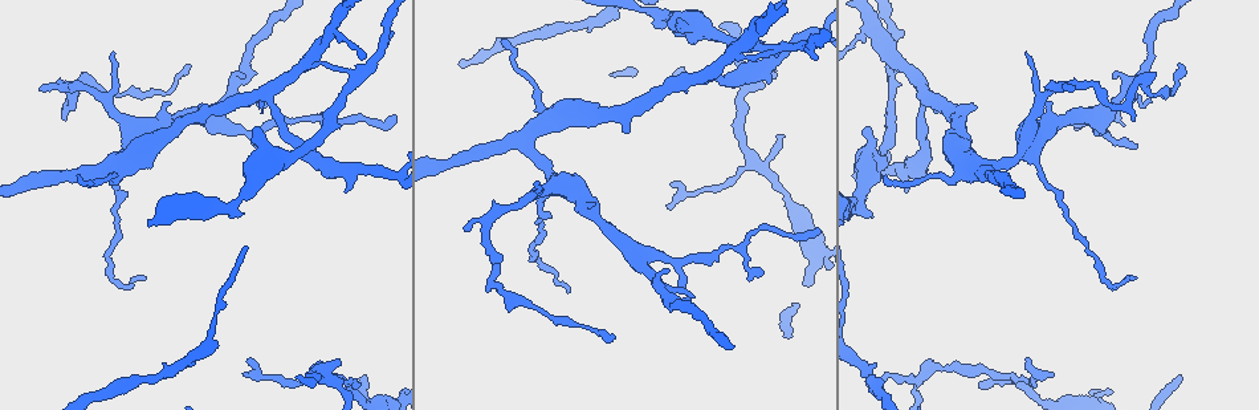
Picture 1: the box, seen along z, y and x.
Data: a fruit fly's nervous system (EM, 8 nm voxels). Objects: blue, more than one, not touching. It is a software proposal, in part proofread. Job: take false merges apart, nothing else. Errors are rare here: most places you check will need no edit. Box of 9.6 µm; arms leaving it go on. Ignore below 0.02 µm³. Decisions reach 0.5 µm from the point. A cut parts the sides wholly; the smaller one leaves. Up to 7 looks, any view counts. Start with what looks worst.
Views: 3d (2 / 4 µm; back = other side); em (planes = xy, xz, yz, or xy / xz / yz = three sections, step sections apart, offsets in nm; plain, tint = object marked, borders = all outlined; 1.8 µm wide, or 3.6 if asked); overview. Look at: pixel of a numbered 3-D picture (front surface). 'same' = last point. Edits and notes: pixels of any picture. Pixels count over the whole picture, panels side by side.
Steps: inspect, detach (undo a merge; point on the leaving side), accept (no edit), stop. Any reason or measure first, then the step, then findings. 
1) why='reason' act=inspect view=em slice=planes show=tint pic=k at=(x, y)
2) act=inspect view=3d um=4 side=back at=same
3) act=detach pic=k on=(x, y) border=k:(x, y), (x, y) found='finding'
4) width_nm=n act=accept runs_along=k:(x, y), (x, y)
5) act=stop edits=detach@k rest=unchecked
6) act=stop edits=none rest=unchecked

why='thick turns thin' act=inspect view=3d um=2 pic=1 at=(898, 62)

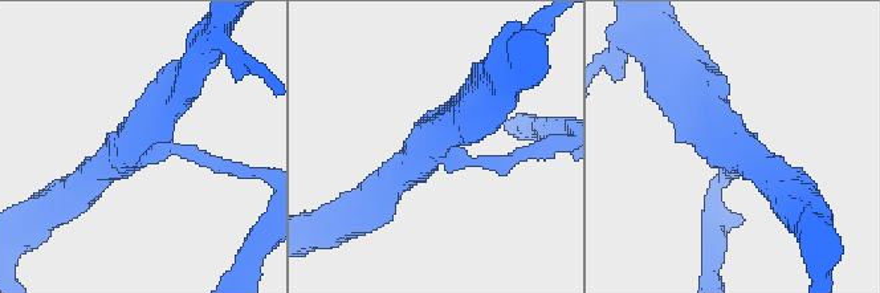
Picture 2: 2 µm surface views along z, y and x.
arms=3 act=inspect view=em um=3.6 slice=yz step=4 show=tint pic=2 at=(139, 147)

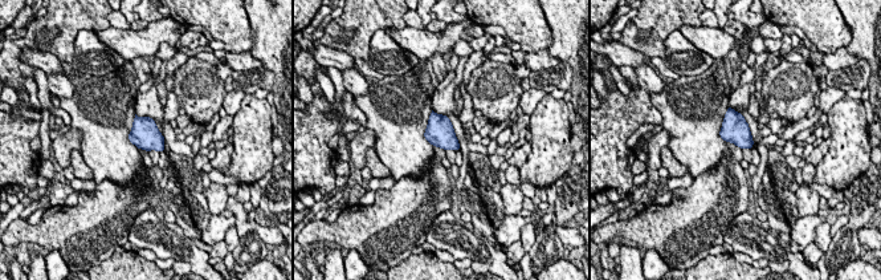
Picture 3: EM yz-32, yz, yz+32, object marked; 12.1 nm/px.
why='cut it another way' act=inspect view=em um=3.6 slice=planes show=borders at=same

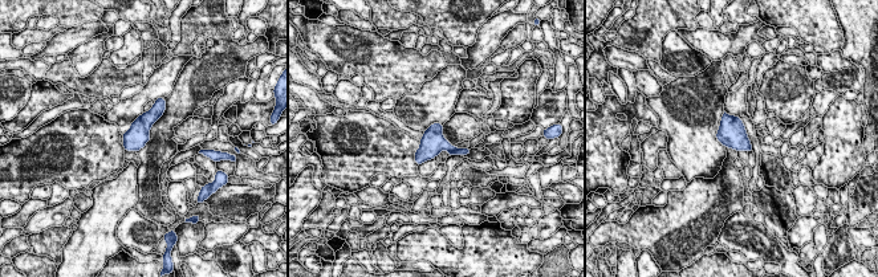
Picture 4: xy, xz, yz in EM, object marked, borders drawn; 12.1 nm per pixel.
act=detach pic=4 on=(458, 151) found='a second neuron is stuck on'

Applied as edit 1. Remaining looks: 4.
why='narrows sharply' act=inspect view=em um=3.6 slice=planes show=tint pic=1 at=(1150, 95)

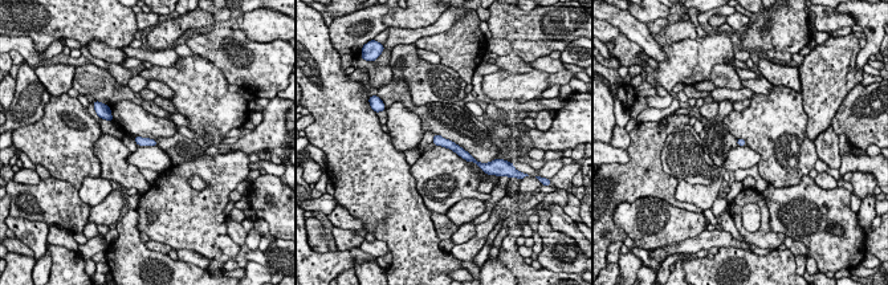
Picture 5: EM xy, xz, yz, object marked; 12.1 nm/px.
width_nm=90 act=accept runs_along=5:(436, 137), (469, 158) found='continuous, no second neuron'

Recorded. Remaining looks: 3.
why='two arms in line, one across' act=inspect view=em slice=xy step=16 show=tint pic=1 at=(1007, 377)

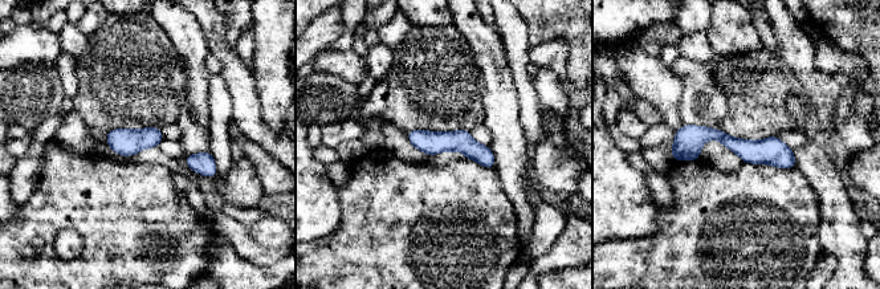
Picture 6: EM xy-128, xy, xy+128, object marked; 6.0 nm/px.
why='another direction' act=inspect view=em slice=planes show=borders at=same

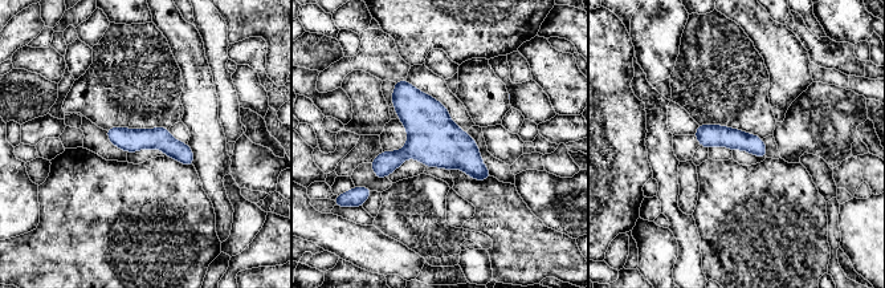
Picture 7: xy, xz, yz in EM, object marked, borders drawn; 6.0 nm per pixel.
act=accept runs_along=7:(110, 132), (162, 140), (190, 162) found='one neuron here'

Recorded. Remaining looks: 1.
act=stop edits=detach@4 rest=unchecked

